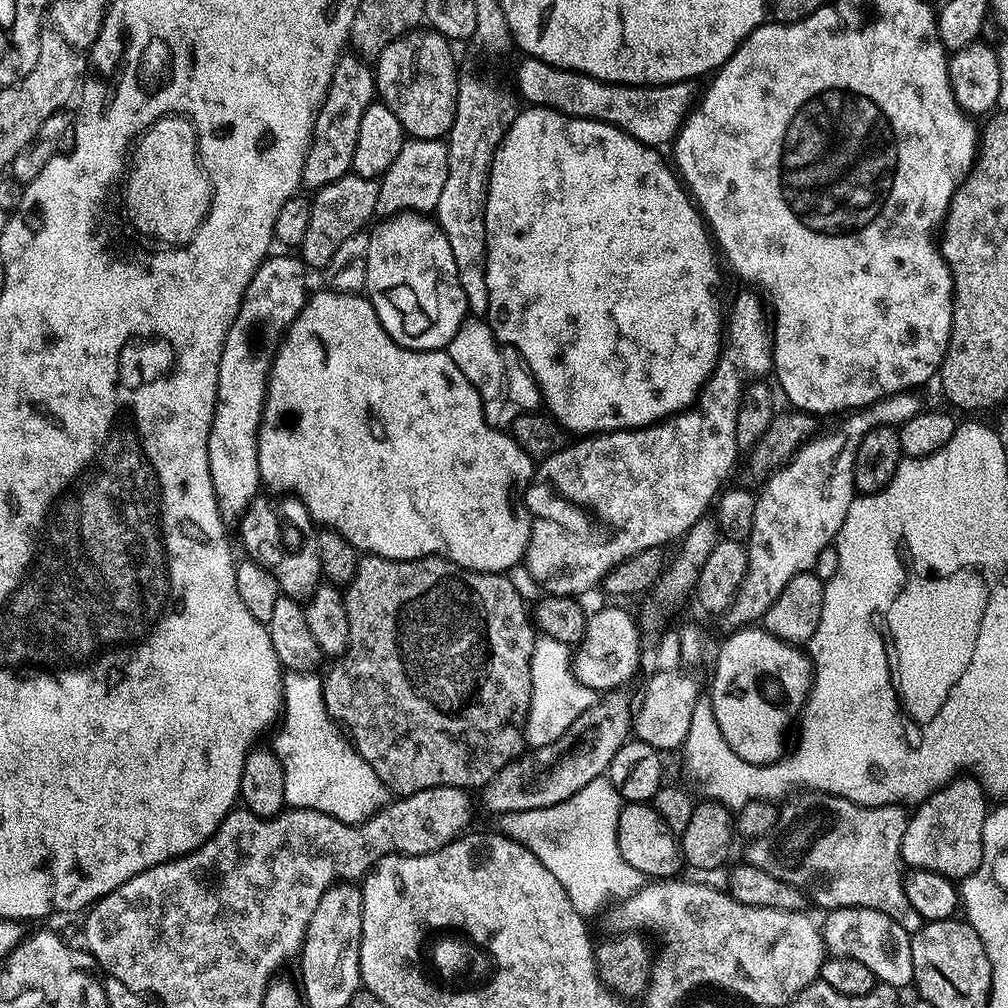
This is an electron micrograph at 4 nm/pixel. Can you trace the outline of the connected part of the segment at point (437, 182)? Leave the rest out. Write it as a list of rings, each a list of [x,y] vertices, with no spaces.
[[[405,139],[398,158],[394,158],[384,175],[379,177],[378,202],[376,216],[387,218],[400,212],[435,213],[438,198],[442,198],[442,186],[446,186],[448,177],[448,145],[443,139],[417,140]]]

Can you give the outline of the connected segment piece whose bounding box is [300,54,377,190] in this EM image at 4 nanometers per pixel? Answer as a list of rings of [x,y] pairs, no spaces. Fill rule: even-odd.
[[[356,54],[348,55],[341,55],[340,61],[333,64],[330,86],[324,93],[324,101],[318,105],[316,125],[310,129],[308,153],[300,169],[305,189],[315,190],[349,175],[354,146],[358,142],[358,126],[362,126],[362,114],[377,95],[376,77],[369,61]]]

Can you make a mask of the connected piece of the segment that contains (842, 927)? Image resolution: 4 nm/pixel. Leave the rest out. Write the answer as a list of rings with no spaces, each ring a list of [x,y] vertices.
[[[834,908],[825,916],[828,917],[822,920],[824,946],[831,955],[854,958],[870,966],[877,981],[889,984],[891,988],[900,990],[903,984],[912,984],[912,937],[909,932],[902,930],[902,926],[898,926],[898,922],[869,908]]]

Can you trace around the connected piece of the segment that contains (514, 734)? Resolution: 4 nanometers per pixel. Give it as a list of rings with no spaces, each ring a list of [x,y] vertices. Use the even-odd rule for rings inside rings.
[[[364,554],[361,555],[354,578],[343,589],[342,595],[346,618],[350,622],[350,638],[342,655],[331,661],[332,669],[323,673],[324,705],[328,708],[329,716],[345,733],[352,732],[351,747],[371,766],[374,774],[378,774],[389,793],[403,798],[414,796],[427,788],[483,789],[494,779],[496,772],[502,770],[502,766],[521,755],[523,748],[520,747],[526,744],[523,727],[532,693],[530,666],[538,632],[533,621],[532,624],[528,621],[529,605],[514,590],[507,575],[498,572],[469,572],[442,556],[424,556],[420,560],[387,560],[384,556]]]

